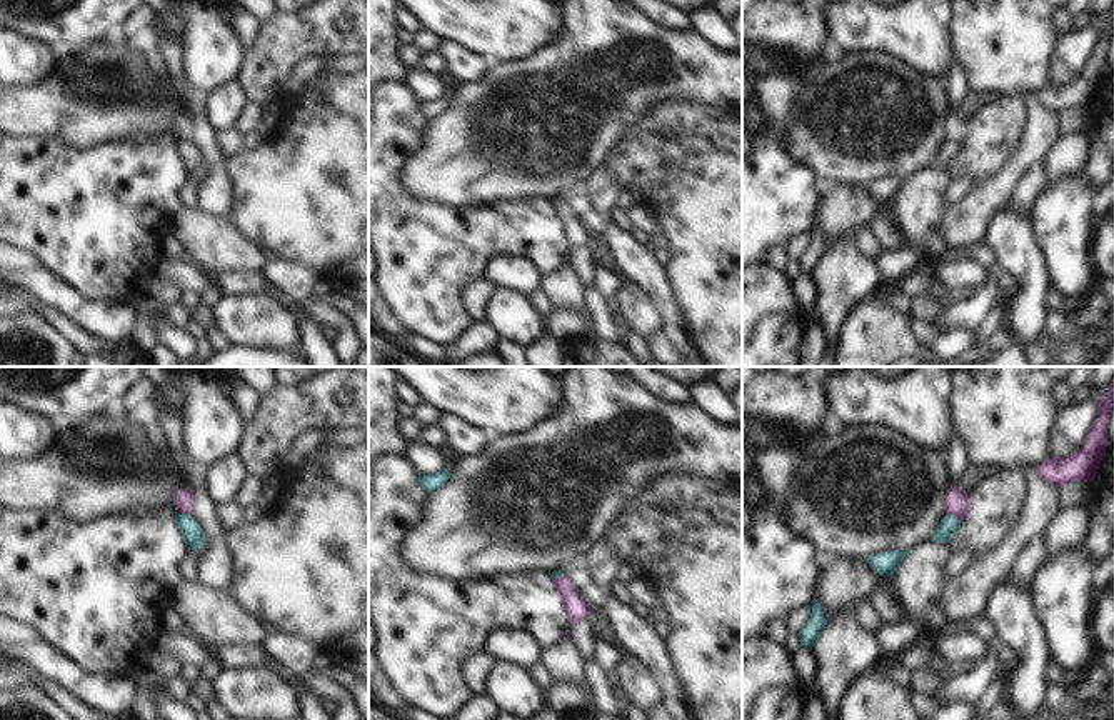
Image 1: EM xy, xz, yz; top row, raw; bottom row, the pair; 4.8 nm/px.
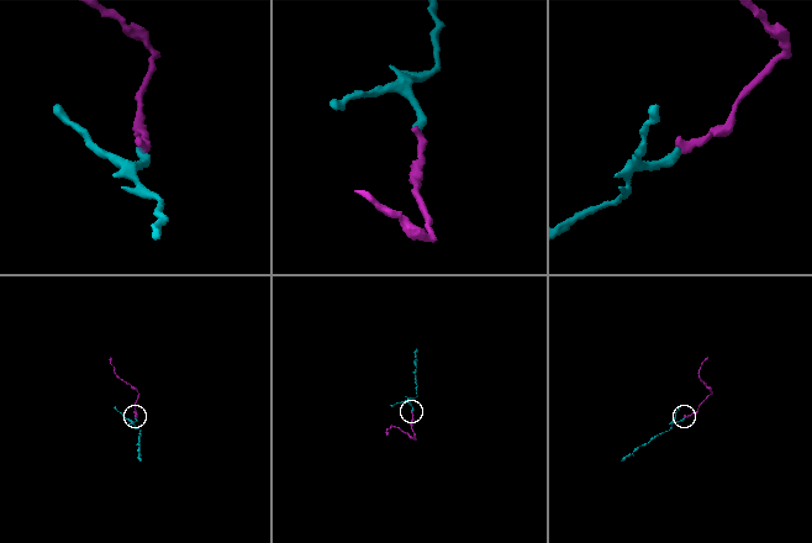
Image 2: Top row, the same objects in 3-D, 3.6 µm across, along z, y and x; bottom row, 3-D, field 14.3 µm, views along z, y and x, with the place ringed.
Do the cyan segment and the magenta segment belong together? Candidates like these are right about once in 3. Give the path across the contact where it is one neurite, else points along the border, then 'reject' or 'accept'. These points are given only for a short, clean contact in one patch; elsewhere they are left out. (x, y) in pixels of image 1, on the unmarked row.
runs through yz (949, 150), (954, 142), (956, 129); accept

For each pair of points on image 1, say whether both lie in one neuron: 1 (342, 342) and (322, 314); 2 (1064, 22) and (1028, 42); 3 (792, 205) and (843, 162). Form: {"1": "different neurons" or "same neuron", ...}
{"1": "same neuron", "2": "different neurons", "3": "different neurons"}

